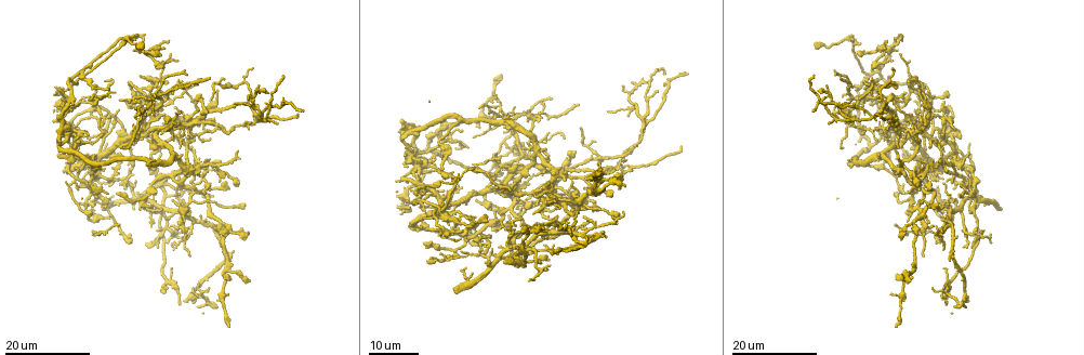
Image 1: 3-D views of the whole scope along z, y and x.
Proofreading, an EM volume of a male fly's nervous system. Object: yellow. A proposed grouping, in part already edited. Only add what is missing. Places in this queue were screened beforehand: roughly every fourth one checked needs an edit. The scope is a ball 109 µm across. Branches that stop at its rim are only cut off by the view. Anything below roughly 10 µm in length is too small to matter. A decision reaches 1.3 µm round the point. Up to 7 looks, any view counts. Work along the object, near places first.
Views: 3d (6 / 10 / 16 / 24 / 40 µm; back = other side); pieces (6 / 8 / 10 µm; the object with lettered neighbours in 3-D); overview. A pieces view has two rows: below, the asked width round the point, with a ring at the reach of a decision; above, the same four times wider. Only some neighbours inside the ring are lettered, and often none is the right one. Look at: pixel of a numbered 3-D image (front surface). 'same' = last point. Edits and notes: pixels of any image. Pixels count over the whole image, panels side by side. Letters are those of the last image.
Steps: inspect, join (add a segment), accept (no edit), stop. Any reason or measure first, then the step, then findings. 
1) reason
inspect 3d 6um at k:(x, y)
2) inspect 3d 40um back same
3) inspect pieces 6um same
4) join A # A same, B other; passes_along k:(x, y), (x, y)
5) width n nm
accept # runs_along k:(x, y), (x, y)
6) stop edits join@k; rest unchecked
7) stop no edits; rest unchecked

an open end
inspect 3d 24um at 1:(943, 135)

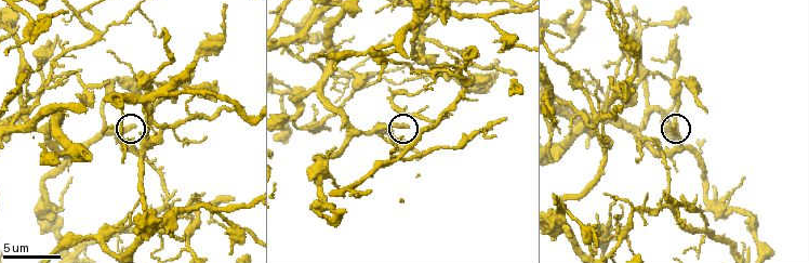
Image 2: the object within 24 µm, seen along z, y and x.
inspect pieces 6um at 2:(674, 124)

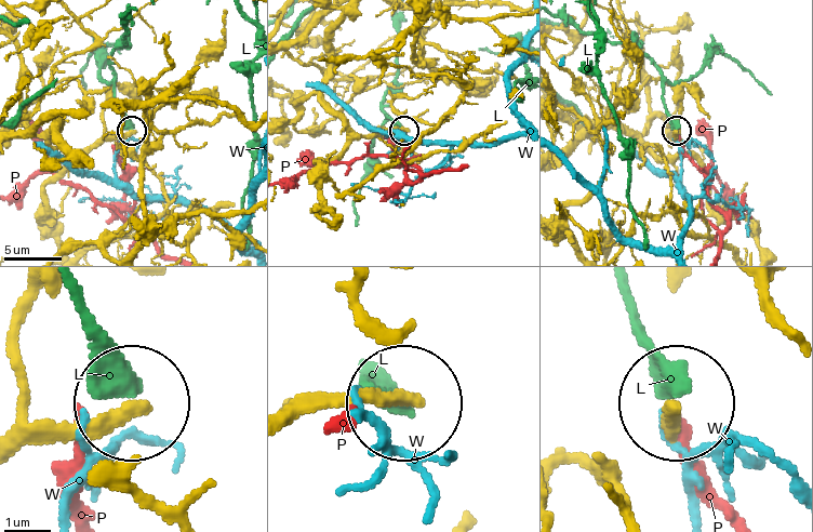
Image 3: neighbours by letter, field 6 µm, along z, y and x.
accept # L other, P other, W other; runs_along 3:(331, 31), (325, 103), (357, 134), (403, 129); none of them fits

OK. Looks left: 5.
branch stops here
inspect 3d 24um at 1:(167, 42)

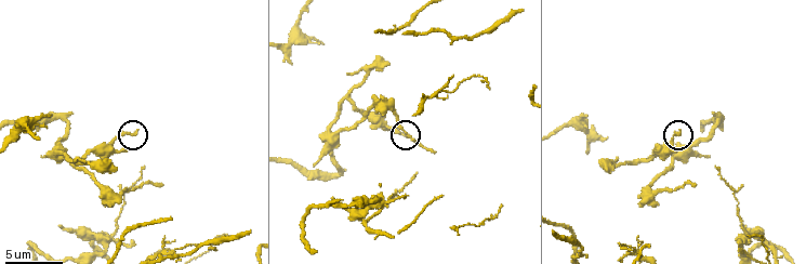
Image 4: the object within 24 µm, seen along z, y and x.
inspect pieces 8um at 4:(680, 131)

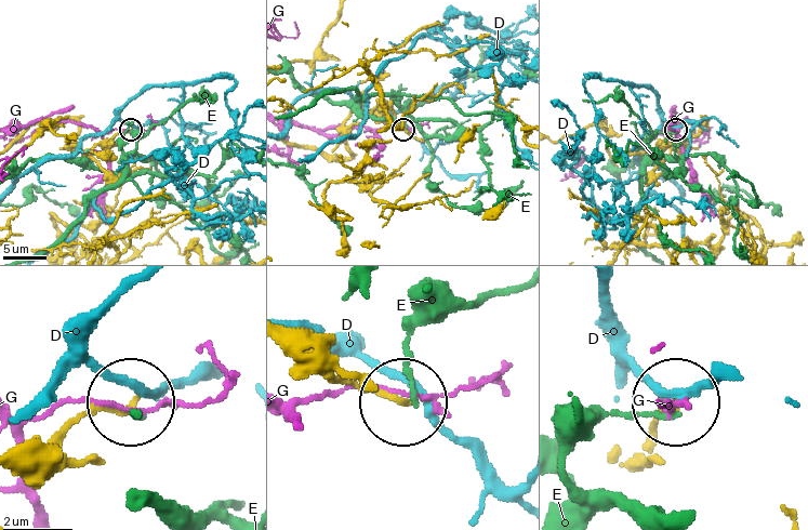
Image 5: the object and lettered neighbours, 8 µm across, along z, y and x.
accept # D other, E other, G other; runs_along 5:(28, 464), (89, 414), (130, 406); no lettered segment goes on from it

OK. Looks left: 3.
branch stops here
inspect pieces 6um at 2:(572, 13)

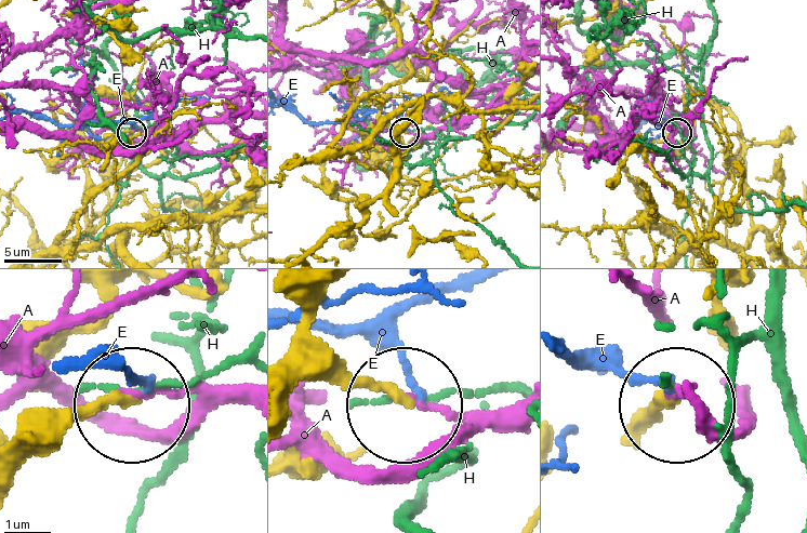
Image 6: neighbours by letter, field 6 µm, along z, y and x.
width 240 nm
accept # A other, E other, H other; runs_along 6:(293, 387), (352, 375), (406, 407); none of them fits

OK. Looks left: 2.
tapers out
inspect 3d 24um at 1:(106, 90)

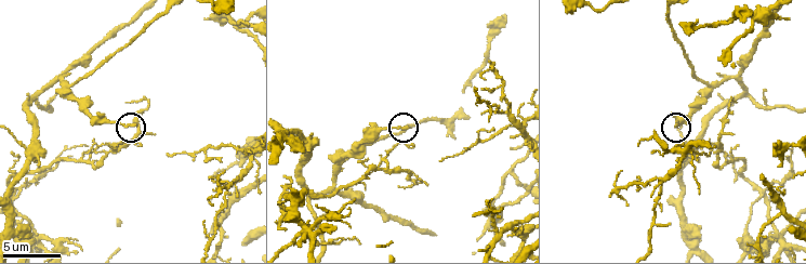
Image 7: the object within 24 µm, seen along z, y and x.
inspect pieces 10um at 7:(408, 128)

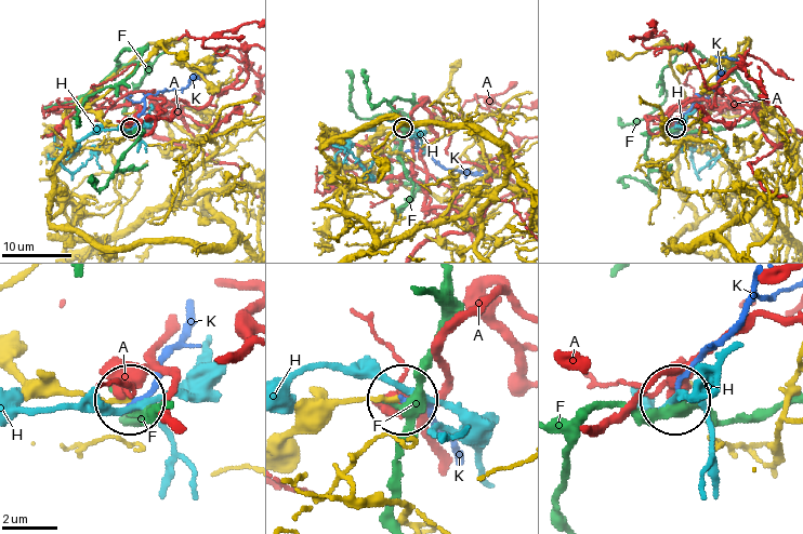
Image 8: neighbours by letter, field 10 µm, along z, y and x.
width 180 nm
accept # A other, F other, H other, K other; runs_along 8:(286, 435), (350, 400), (403, 400); no lettered segment goes on from it

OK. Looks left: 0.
stop no edits; rest unchecked

